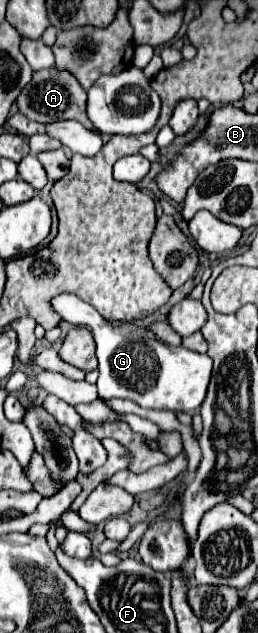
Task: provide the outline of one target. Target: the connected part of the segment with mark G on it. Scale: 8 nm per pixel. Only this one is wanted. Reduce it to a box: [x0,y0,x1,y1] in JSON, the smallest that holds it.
[53,293,211,413]

